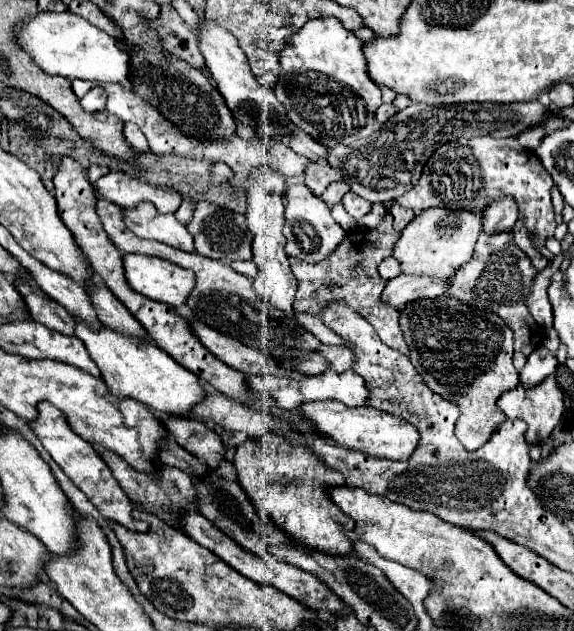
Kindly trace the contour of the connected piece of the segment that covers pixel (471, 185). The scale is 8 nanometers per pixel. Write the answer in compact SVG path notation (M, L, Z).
M490 136L482 138L458 138L442 144L426 162L418 184L404 196L396 198L394 204L402 204L416 212L426 208L448 208L448 210L472 210L484 212L484 208L504 194L510 194L520 210L520 218L530 230L532 242L544 244L546 238L554 236L554 210L551 198L552 178L546 174L538 156L532 150L522 148L514 138L496 140Z

